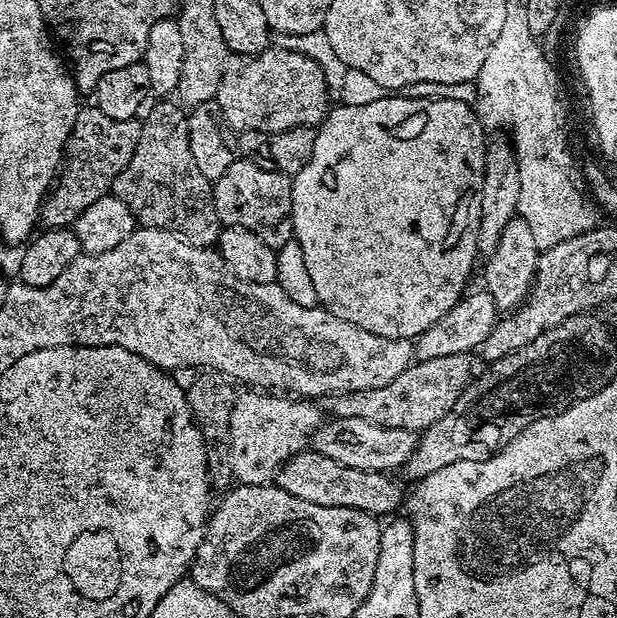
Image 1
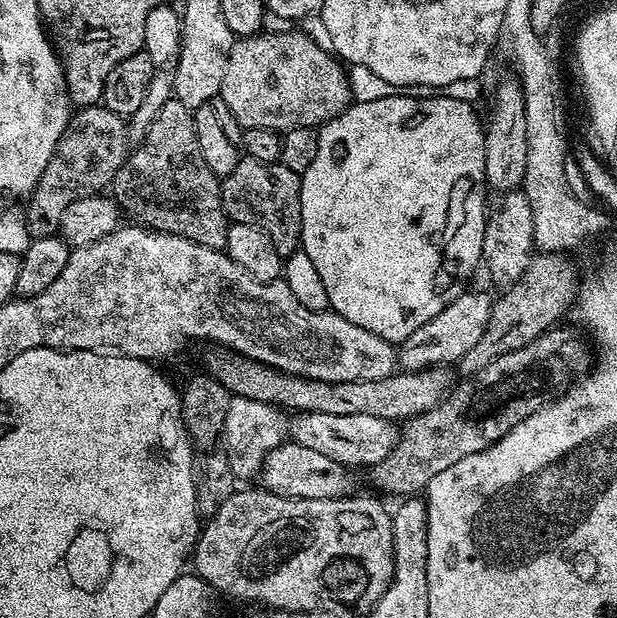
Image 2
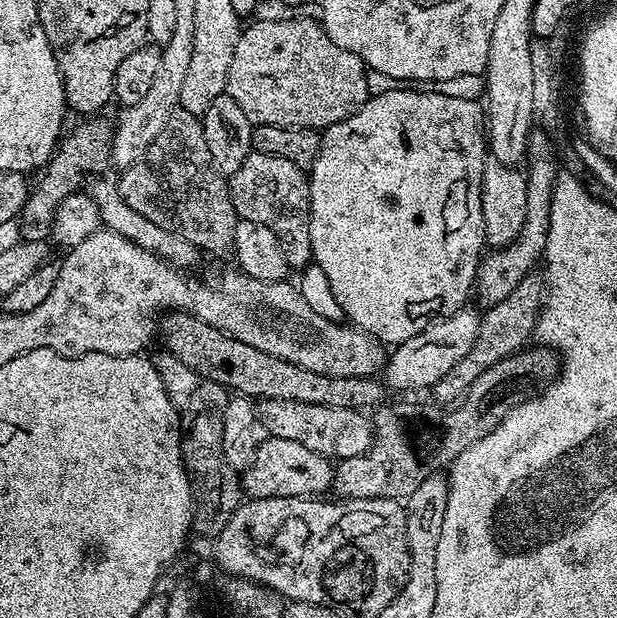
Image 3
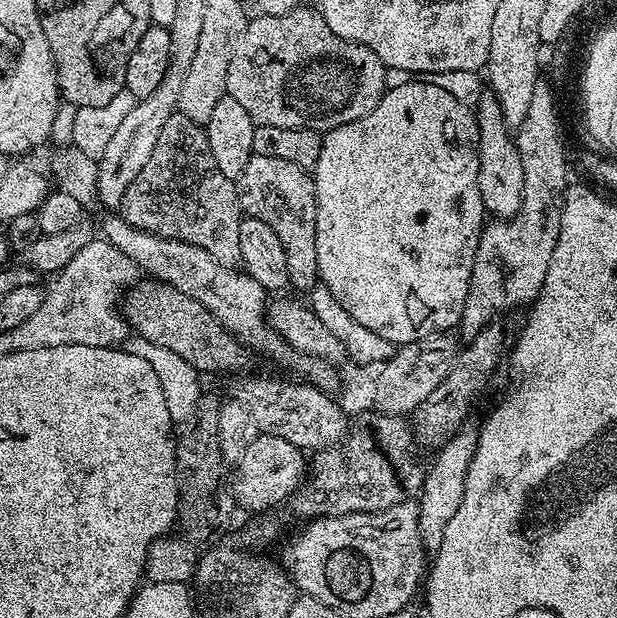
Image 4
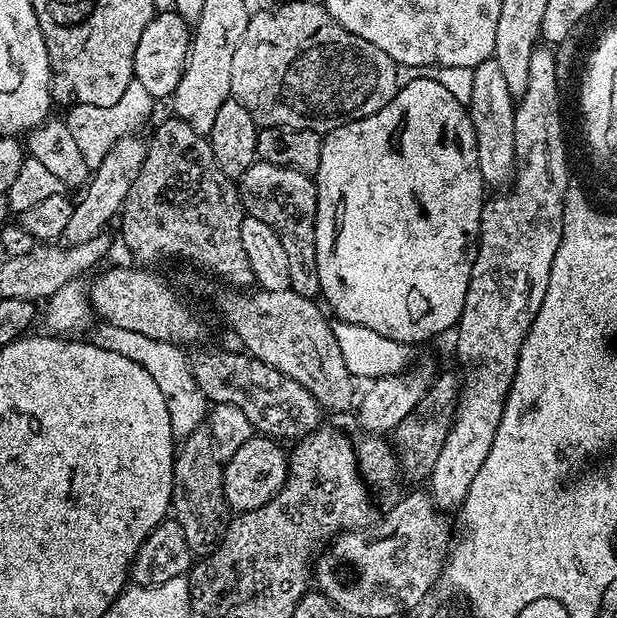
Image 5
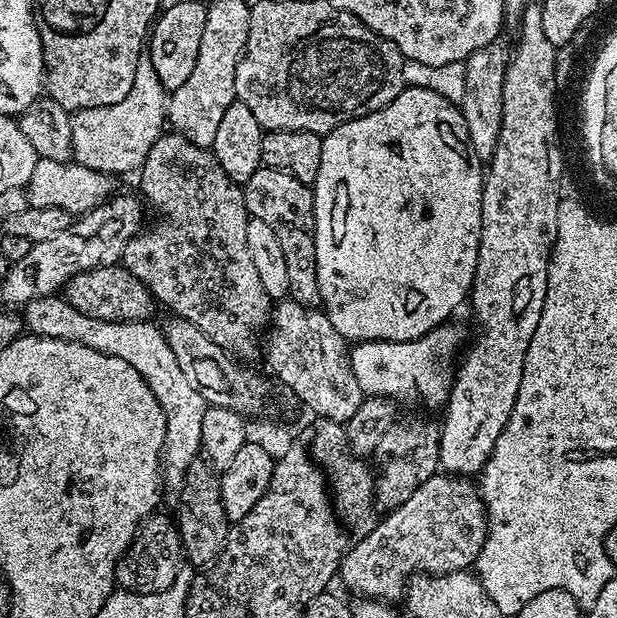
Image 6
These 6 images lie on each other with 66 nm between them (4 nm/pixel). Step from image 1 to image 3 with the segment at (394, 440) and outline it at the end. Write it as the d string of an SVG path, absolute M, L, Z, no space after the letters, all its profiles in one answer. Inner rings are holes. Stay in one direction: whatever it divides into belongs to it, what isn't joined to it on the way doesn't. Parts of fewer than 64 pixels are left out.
M265 400L259 405L260 420L269 436L300 442L307 449L337 461L354 458L374 443L374 424L363 411L355 408L314 406L314 402L297 400Z

